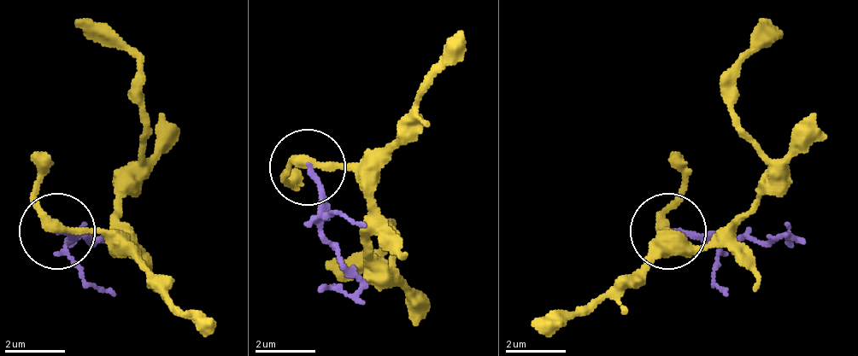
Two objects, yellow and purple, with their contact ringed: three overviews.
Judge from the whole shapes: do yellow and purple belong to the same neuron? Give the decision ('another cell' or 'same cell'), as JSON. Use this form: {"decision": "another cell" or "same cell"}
{"decision": "another cell"}

